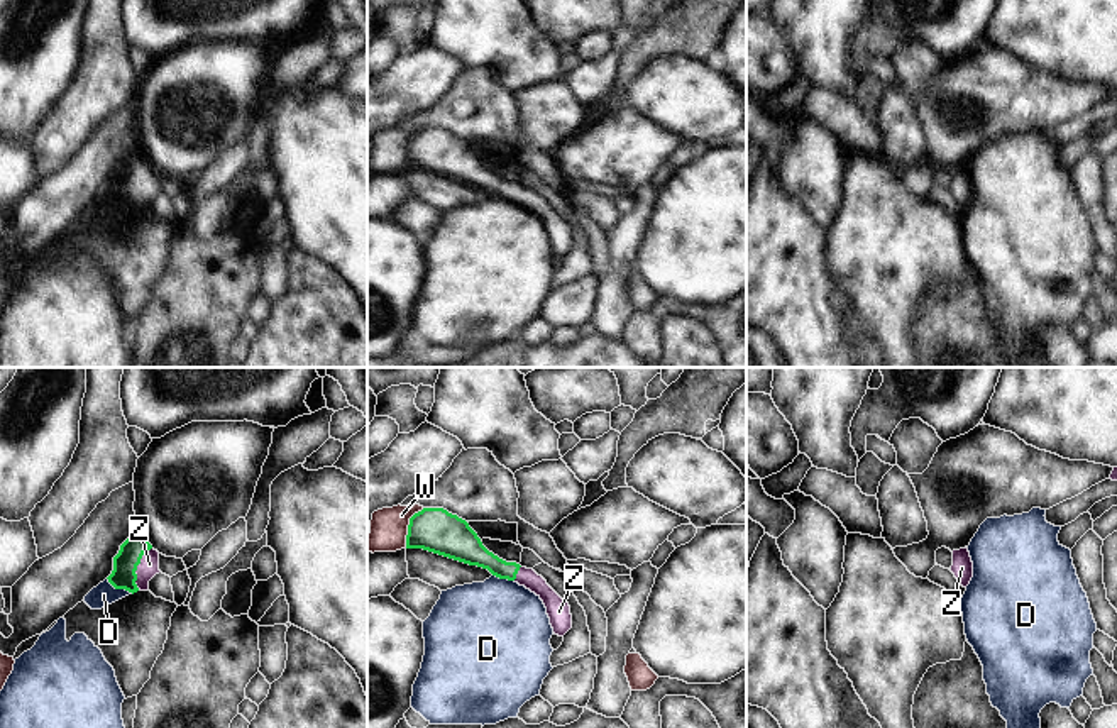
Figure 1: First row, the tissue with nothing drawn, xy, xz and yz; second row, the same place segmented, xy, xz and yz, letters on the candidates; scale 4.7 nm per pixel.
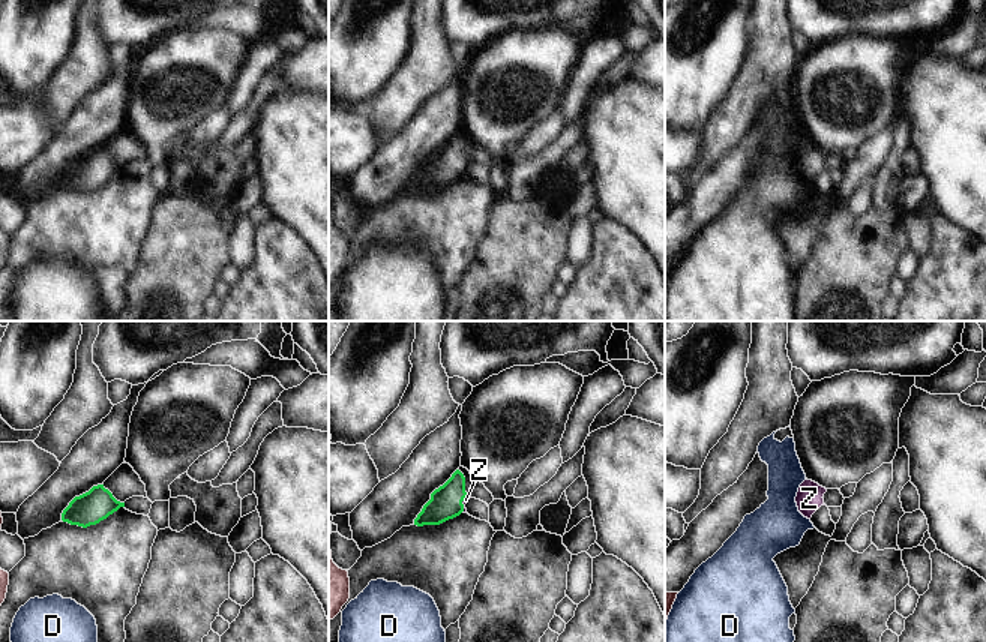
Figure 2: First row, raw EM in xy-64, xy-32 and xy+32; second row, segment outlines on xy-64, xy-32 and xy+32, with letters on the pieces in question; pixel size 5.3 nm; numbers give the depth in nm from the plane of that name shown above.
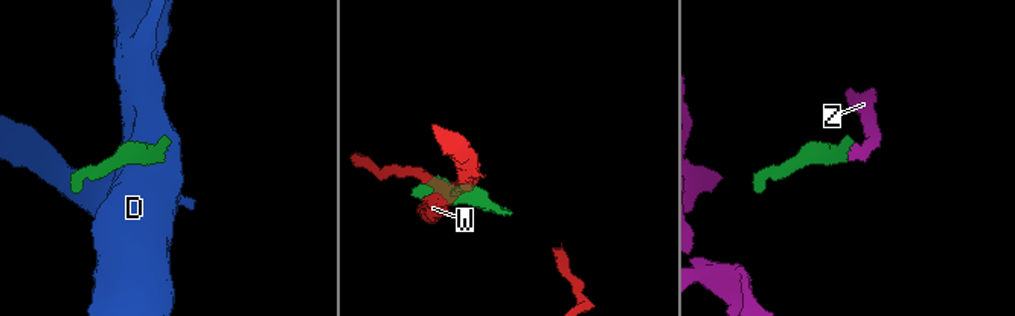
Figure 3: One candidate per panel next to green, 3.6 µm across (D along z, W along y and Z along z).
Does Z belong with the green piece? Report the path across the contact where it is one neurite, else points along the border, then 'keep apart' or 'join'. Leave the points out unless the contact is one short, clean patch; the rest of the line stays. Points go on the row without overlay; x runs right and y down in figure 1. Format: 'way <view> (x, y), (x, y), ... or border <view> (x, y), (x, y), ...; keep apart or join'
way xy (126, 183), (136, 188), (149, 185); join

